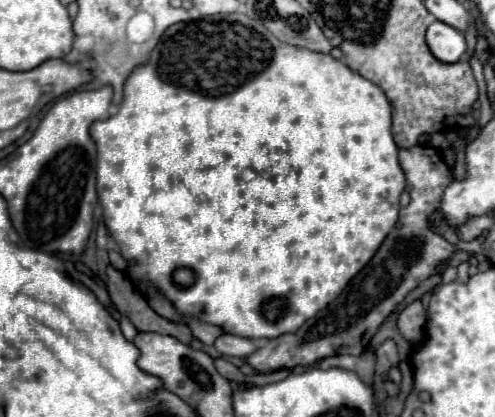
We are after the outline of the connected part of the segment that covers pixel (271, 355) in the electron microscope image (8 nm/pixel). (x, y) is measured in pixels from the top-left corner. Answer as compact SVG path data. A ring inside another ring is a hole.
M414 145L408 149L400 149L398 157L406 173L406 191L410 193L410 205L400 209L402 225L388 233L370 263L356 277L352 277L352 281L346 285L336 301L316 313L296 333L270 339L262 349L252 353L246 361L256 371L268 373L282 367L308 367L324 357L342 353L360 355L366 349L368 341L374 337L376 329L400 305L400 301L404 301L404 297L414 291L420 281L434 275L436 267L454 253L454 247L440 233L434 231L430 221L432 215L440 211L442 193L452 181L452 173L442 161L440 151L430 145Z

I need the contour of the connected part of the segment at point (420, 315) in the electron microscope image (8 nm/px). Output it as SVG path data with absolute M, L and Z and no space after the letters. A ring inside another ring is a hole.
M412 301L398 315L398 331L406 341L420 341L426 327L426 311L422 301Z

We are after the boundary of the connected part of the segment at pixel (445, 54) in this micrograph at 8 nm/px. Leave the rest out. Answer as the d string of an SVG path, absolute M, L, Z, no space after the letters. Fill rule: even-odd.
M434 21L428 27L426 43L432 55L442 63L458 63L466 53L464 35L442 21Z

